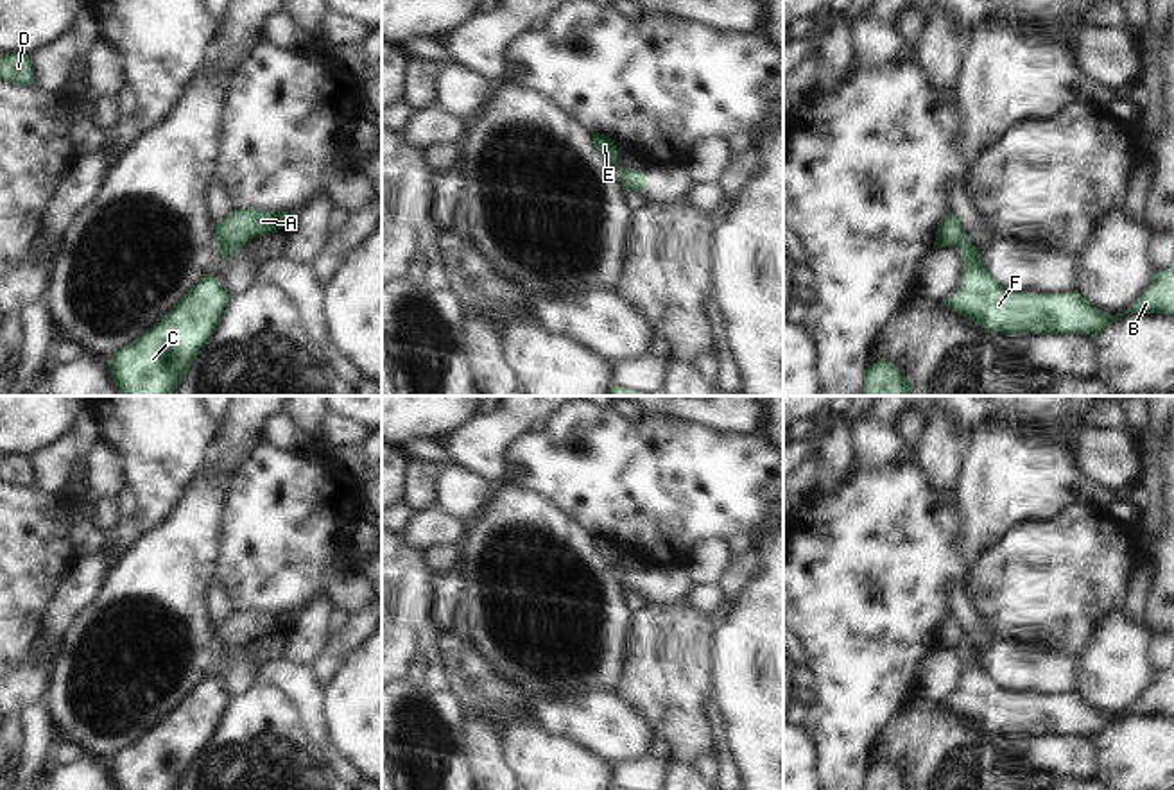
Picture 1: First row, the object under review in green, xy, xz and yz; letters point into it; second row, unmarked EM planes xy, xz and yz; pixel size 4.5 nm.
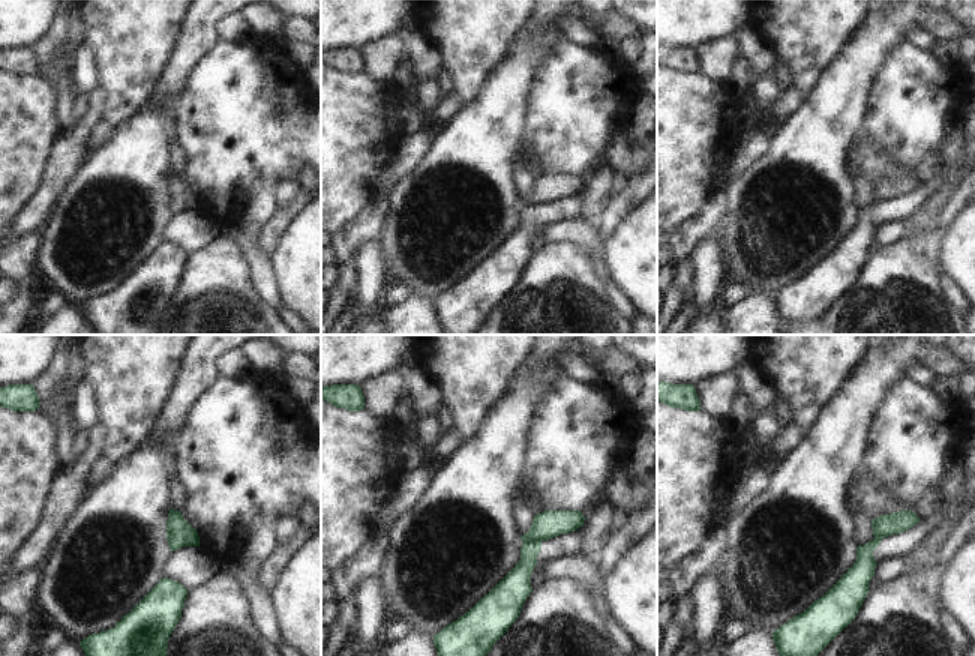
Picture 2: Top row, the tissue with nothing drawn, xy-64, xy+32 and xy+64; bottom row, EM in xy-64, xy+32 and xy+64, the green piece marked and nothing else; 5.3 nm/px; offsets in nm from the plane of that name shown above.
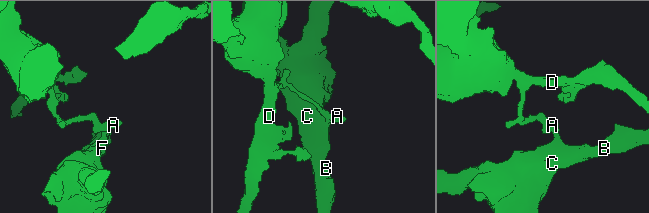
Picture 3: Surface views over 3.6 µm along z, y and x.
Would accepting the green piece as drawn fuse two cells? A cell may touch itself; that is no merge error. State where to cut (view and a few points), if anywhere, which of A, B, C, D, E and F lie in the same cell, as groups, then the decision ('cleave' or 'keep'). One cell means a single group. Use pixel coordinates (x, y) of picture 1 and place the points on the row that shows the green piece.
yz (965, 240), (958, 248) | A D E / B C F | cleave

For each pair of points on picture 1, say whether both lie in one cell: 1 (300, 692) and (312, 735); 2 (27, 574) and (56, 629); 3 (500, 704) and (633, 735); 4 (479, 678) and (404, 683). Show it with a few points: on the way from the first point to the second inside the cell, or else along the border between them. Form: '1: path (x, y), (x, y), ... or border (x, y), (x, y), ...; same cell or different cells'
1: path (307, 703), (312, 724); same cell
2: border (65, 568), (45, 608), (40, 635), (31, 645); different cells
3: path (533, 706), (552, 715), (601, 721); same cell
4: border (436, 638), (443, 676), (465, 712); different cells

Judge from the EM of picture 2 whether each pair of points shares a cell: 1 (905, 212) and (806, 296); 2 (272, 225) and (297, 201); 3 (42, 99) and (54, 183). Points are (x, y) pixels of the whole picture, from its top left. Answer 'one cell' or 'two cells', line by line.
1: one cell
2: one cell
3: two cells

